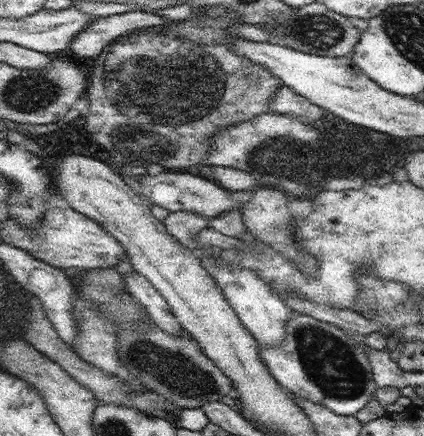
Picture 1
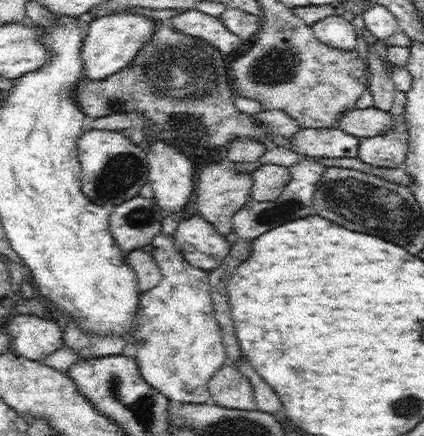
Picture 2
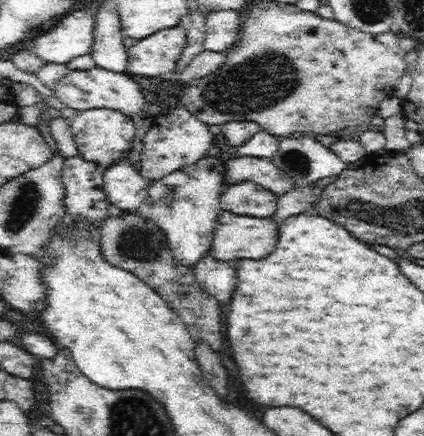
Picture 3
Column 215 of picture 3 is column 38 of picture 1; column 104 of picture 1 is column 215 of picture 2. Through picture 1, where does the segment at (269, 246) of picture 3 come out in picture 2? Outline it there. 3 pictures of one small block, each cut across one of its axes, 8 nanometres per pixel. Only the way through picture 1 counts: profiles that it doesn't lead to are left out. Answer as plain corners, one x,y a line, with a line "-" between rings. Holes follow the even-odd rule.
200,214
192,216
190,220
182,220
174,238
180,254
192,266
202,268
206,272
218,268
230,252
226,236
222,236

